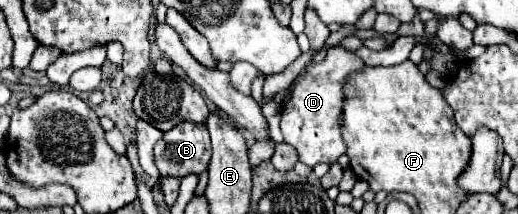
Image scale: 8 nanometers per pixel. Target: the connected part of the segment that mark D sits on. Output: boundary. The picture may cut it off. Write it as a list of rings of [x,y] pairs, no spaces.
[[[341,45],[331,47],[325,61],[317,65],[309,65],[309,73],[295,85],[291,99],[285,103],[281,111],[281,131],[285,143],[293,145],[299,153],[299,161],[313,167],[317,163],[335,163],[341,155],[347,153],[347,145],[341,137],[339,117],[341,117],[341,85],[345,77],[361,69],[363,61],[345,51]]]

